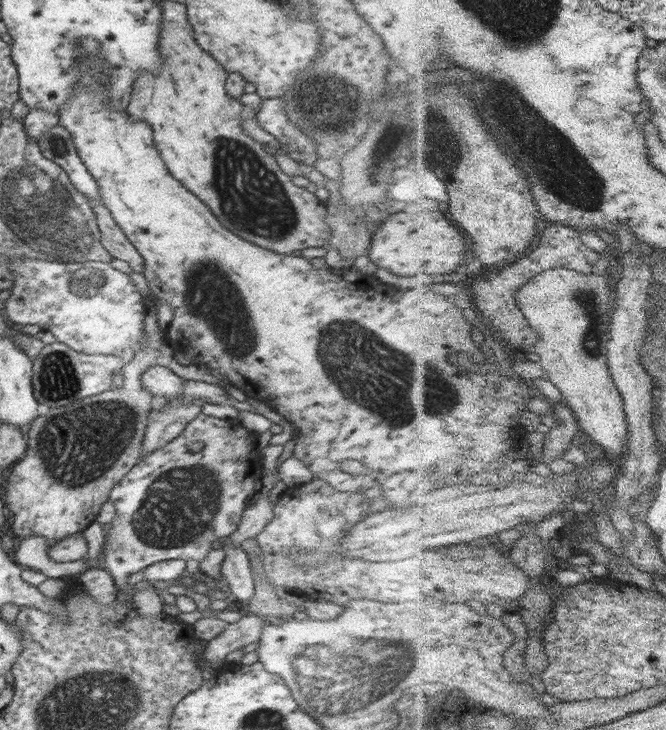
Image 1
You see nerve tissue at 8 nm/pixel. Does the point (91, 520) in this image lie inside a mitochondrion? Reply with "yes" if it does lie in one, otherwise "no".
no

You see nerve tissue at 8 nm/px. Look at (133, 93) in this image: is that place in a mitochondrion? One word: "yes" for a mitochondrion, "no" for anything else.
no

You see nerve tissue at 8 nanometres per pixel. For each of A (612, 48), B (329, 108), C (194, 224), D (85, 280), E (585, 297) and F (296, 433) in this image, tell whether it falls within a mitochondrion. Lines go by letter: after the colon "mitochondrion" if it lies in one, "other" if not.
A: other
B: mitochondrion
C: other
D: mitochondrion
E: mitochondrion
F: other

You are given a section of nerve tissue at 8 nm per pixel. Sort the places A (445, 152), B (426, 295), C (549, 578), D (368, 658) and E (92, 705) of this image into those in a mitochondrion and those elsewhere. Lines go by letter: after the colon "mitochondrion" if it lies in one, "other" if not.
A: mitochondrion
B: other
C: other
D: mitochondrion
E: mitochondrion

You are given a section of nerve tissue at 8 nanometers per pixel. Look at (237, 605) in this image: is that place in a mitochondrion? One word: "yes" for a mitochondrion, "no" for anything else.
no

